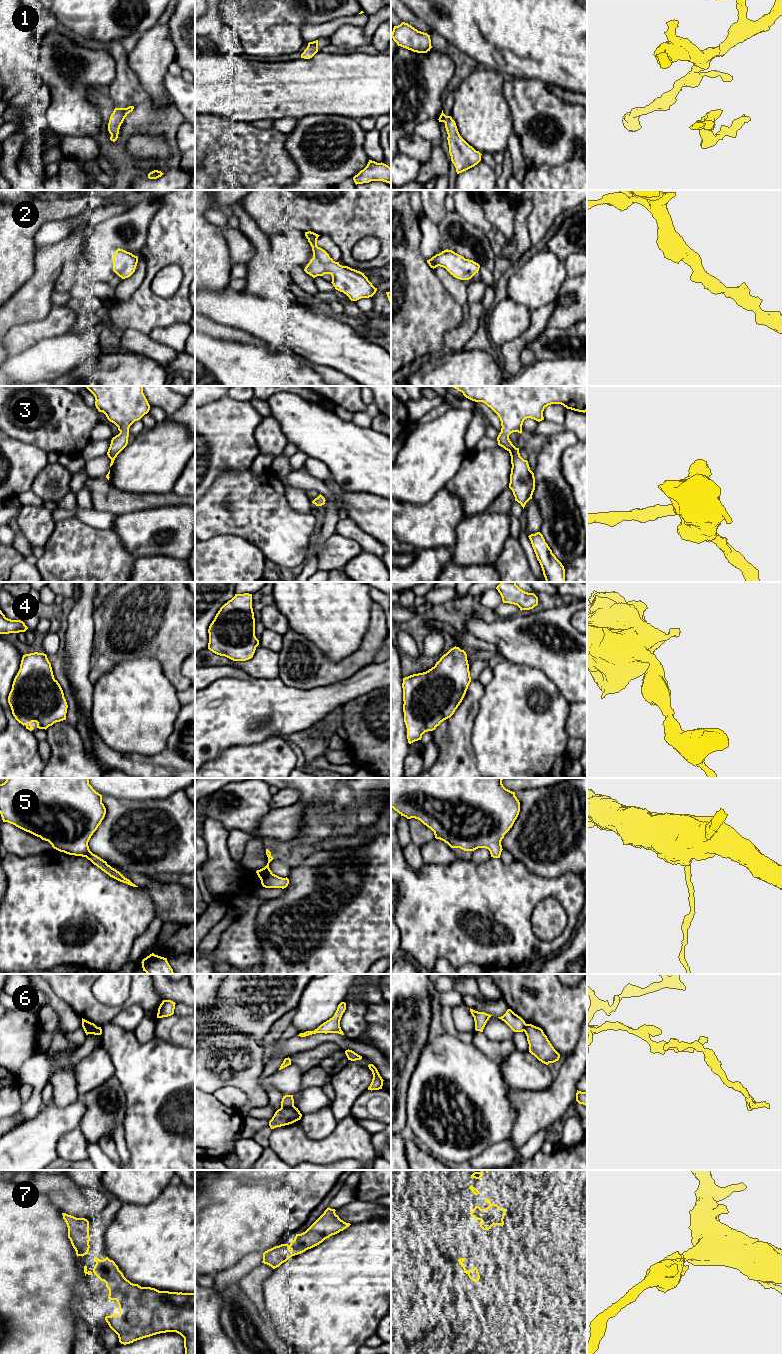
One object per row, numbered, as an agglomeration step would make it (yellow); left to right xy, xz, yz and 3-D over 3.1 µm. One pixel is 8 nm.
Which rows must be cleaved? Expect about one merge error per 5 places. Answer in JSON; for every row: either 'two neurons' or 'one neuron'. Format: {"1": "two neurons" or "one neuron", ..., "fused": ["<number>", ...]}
{"1": "one neuron", "2": "one neuron", "3": "one neuron", "4": "one neuron", "5": "one neuron", "6": "two neurons", "7": "one neuron", "fused": ["6"]}

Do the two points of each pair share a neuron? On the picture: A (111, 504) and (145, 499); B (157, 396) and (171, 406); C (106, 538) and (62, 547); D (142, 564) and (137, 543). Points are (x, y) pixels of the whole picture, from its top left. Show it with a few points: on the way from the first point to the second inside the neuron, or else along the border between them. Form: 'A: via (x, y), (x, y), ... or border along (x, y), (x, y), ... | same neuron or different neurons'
A: via (119, 502), (137, 502) | same neuron
B: via (160, 396), (168, 403) | same neuron
C: via (95, 547), (73, 547) | same neuron
D: border along (164, 556), (146, 555), (137, 558) | different neurons

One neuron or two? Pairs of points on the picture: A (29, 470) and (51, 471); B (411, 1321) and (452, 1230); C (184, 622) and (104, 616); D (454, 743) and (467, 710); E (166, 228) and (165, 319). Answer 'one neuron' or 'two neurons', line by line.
A: two neurons
B: two neurons
C: one neuron
D: one neuron
E: one neuron

